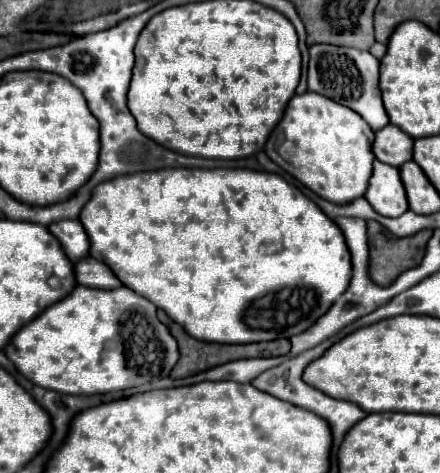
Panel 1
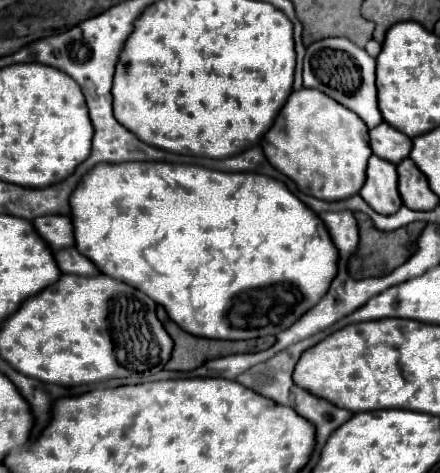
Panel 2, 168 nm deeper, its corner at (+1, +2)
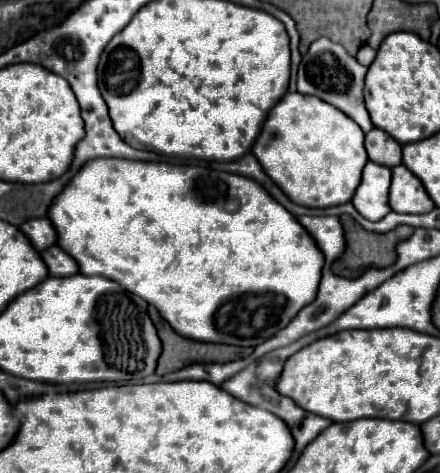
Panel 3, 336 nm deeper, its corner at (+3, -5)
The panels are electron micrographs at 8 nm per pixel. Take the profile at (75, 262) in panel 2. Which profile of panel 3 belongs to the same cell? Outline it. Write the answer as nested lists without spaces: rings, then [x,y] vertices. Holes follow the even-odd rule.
[[[51,245],[49,249],[45,249],[41,253],[41,257],[45,259],[45,265],[49,267],[49,275],[65,277],[65,275],[79,273],[79,267],[77,267],[75,259],[69,257],[65,251],[61,251],[61,247],[57,247],[57,245]]]

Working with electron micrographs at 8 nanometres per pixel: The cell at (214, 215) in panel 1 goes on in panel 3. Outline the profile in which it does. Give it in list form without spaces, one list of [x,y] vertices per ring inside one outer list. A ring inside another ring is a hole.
[[[119,157],[89,159],[89,163],[81,167],[81,171],[73,177],[73,181],[65,187],[65,191],[61,191],[57,199],[51,203],[47,217],[55,227],[57,245],[77,261],[81,275],[101,275],[107,279],[115,279],[117,283],[121,283],[121,287],[125,287],[125,291],[133,291],[133,295],[139,295],[149,305],[153,305],[161,313],[161,317],[175,331],[179,331],[179,335],[195,341],[255,347],[271,339],[275,329],[285,327],[289,319],[293,319],[293,315],[297,315],[297,311],[305,307],[305,303],[313,301],[321,281],[323,255],[317,251],[313,239],[305,235],[305,227],[301,227],[297,219],[283,205],[279,205],[257,181],[227,171],[213,171],[199,165],[131,161]]]

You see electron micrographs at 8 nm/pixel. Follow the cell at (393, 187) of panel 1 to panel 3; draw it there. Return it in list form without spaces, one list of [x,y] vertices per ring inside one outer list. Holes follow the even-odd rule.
[[[369,161],[363,169],[361,185],[357,187],[351,203],[365,219],[369,221],[383,219],[391,211],[389,185],[391,185],[391,169]]]

